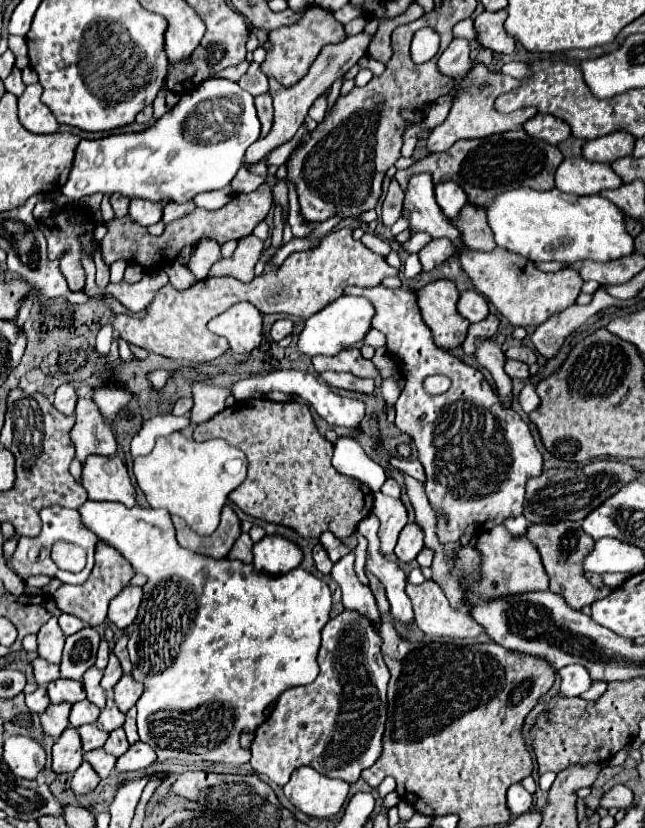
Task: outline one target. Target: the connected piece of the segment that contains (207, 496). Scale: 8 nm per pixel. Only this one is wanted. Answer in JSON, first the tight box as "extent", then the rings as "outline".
{"extent":[134,432,248,536],"outline":[[[172,432],[170,436],[158,438],[150,454],[134,458],[134,476],[138,486],[146,494],[148,504],[152,508],[166,508],[170,514],[184,518],[188,526],[202,536],[208,536],[218,528],[220,512],[228,500],[228,494],[246,480],[246,470],[248,470],[248,460],[242,450],[230,446],[224,440],[206,440],[206,442],[186,440],[180,432]]]}

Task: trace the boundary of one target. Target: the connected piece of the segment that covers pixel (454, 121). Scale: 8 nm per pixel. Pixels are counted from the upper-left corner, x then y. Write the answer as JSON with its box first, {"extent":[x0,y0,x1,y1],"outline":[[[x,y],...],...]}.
{"extent":[428,64,538,152],"outline":[[[474,64],[474,68],[462,80],[456,82],[456,86],[460,86],[460,92],[454,98],[454,104],[452,104],[452,110],[450,110],[448,118],[440,126],[436,126],[434,132],[430,134],[428,150],[430,152],[444,152],[454,142],[458,142],[462,138],[486,138],[486,136],[492,136],[492,134],[508,132],[512,128],[522,126],[532,116],[536,116],[536,112],[538,112],[536,108],[520,108],[520,110],[510,112],[510,114],[500,114],[500,112],[494,110],[496,96],[514,90],[518,84],[520,84],[520,80],[516,80],[516,78],[492,72],[484,64]]]}

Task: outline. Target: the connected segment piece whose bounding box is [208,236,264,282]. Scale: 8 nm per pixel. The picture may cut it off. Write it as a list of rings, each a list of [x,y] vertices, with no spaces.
[[[246,236],[238,242],[238,248],[232,258],[222,258],[212,266],[208,276],[232,276],[240,282],[252,282],[254,266],[260,260],[264,250],[264,242],[256,236]]]

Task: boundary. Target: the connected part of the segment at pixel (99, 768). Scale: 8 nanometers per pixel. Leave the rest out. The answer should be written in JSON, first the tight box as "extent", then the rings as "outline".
{"extent":[84,748,116,778],"outline":[[[96,748],[96,750],[86,752],[84,760],[92,764],[92,768],[98,772],[100,778],[106,778],[114,770],[114,764],[116,764],[116,756],[104,752],[104,748]]]}

